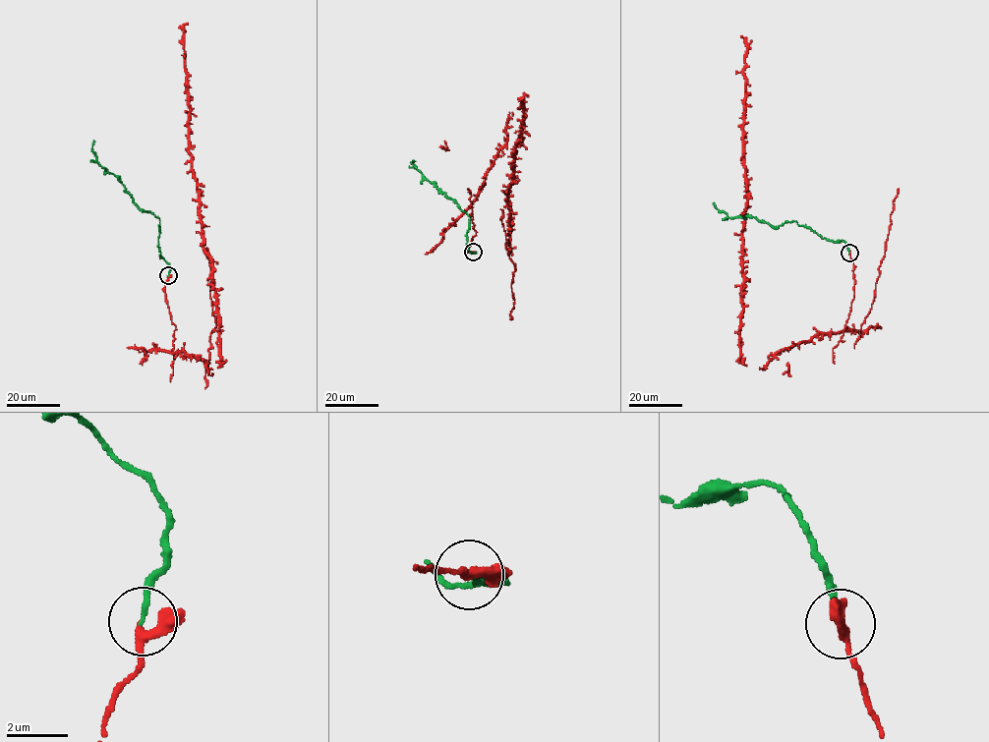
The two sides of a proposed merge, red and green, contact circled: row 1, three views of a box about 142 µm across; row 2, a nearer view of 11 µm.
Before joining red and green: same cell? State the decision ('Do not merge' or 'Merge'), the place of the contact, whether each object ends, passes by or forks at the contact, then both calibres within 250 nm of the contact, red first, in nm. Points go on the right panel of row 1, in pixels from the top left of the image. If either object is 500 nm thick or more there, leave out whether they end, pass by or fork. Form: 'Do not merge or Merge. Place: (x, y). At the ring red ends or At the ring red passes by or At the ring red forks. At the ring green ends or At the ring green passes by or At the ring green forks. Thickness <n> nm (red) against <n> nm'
Merge. Place: (849, 253). At the ring red passes by. At the ring green ends. Thickness 200 nm (red) against 140 nm

